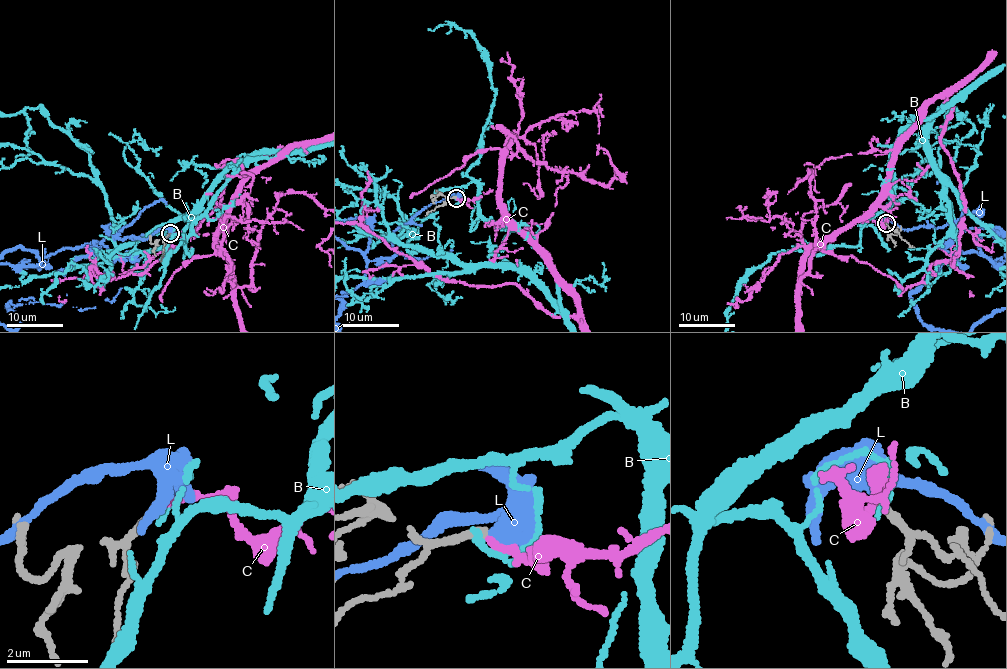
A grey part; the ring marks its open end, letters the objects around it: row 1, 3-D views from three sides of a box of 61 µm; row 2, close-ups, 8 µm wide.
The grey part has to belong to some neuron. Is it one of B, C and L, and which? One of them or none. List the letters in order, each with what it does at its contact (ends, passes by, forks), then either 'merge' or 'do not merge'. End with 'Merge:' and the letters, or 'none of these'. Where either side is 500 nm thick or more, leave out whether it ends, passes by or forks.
B: it ends there; do not merge
C: it ends there; merge
L: do not merge
Merge: C

